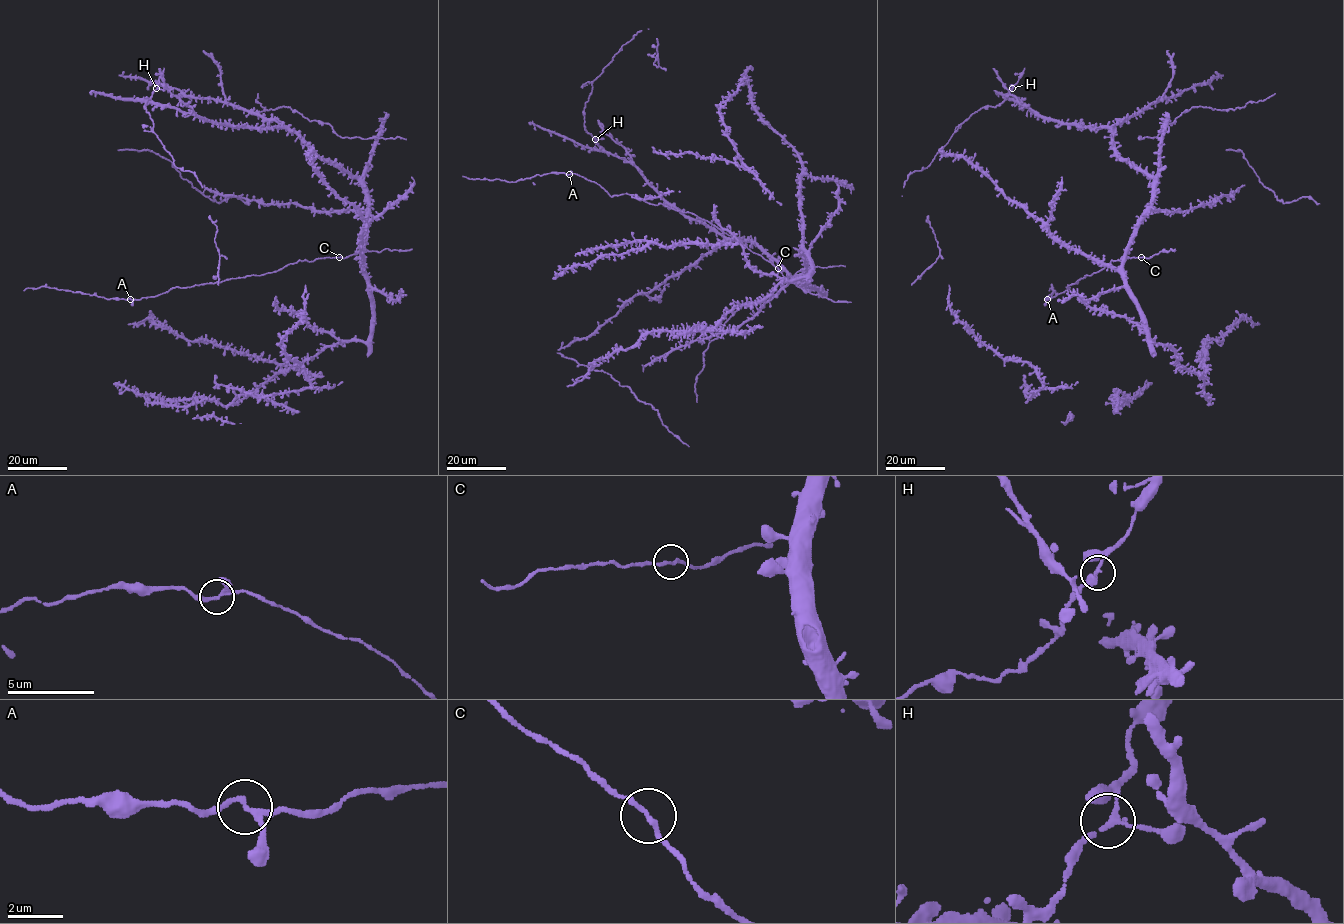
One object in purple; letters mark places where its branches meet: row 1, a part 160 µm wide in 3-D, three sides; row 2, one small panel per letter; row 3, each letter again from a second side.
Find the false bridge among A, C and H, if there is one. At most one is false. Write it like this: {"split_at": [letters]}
{"split_at": []}

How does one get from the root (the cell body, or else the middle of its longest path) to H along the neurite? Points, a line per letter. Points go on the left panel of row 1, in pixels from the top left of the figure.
H: (340, 167), (323, 161), (295, 133), (285, 129), (214, 124), (203, 120), (166, 88), (156, 88)

